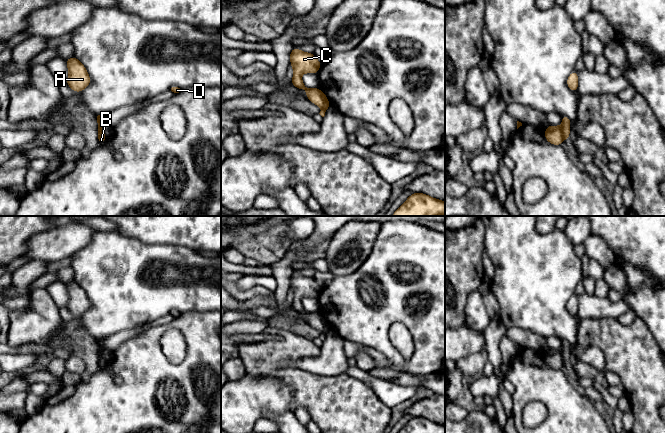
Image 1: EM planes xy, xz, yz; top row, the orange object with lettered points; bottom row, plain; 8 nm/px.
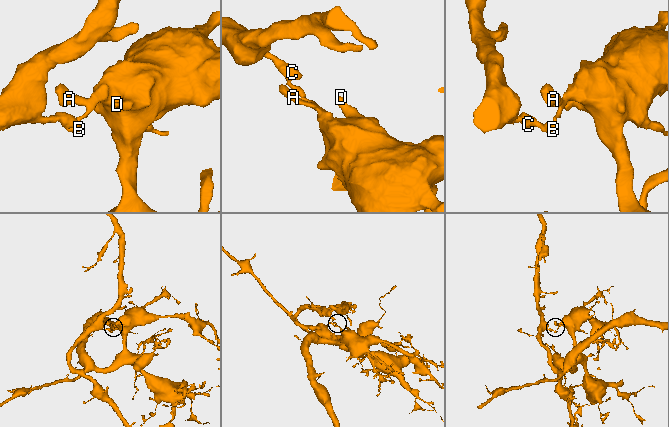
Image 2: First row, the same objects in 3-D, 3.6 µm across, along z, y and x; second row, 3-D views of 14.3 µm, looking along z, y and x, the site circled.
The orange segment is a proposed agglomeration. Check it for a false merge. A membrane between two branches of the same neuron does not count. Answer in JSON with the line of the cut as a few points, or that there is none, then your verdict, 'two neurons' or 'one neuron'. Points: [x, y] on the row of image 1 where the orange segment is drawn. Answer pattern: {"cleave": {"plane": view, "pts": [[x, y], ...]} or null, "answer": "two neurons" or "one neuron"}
{"cleave": {"plane": "yz", "pts": [[561, 128], [564, 135]]}, "answer": "two neurons"}

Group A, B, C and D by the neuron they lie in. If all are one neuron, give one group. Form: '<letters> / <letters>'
A D / B C

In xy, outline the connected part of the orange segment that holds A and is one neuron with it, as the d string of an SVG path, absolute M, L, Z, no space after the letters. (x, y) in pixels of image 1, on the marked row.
M76 58L65 59L68 66L67 85L75 92L83 91L90 84L90 76L83 64Z

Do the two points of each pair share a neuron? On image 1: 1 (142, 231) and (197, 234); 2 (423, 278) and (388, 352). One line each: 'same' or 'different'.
1: same
2: same

